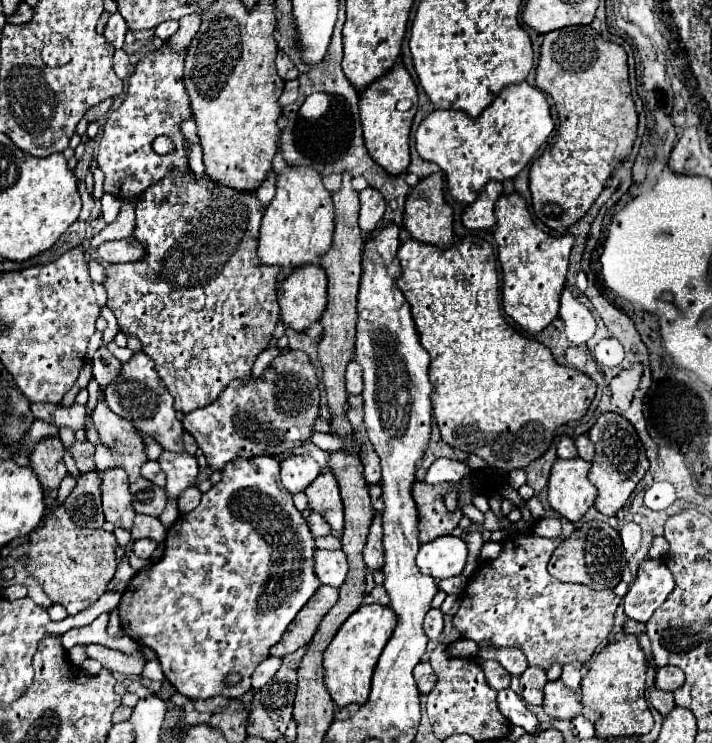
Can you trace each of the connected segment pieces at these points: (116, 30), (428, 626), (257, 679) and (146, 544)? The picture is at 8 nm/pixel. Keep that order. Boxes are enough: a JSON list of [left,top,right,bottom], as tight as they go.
[[104,12,126,48],[424,608,442,640],[252,656,280,690],[132,538,158,558]]

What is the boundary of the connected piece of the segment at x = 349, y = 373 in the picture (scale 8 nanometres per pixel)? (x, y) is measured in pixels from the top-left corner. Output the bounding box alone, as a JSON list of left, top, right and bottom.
[346,362,362,394]

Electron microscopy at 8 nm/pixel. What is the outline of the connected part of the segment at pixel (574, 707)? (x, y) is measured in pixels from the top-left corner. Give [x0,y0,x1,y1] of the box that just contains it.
[542,680,582,720]

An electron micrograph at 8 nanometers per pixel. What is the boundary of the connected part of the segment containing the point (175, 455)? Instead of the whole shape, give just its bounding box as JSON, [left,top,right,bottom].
[158,452,200,498]

